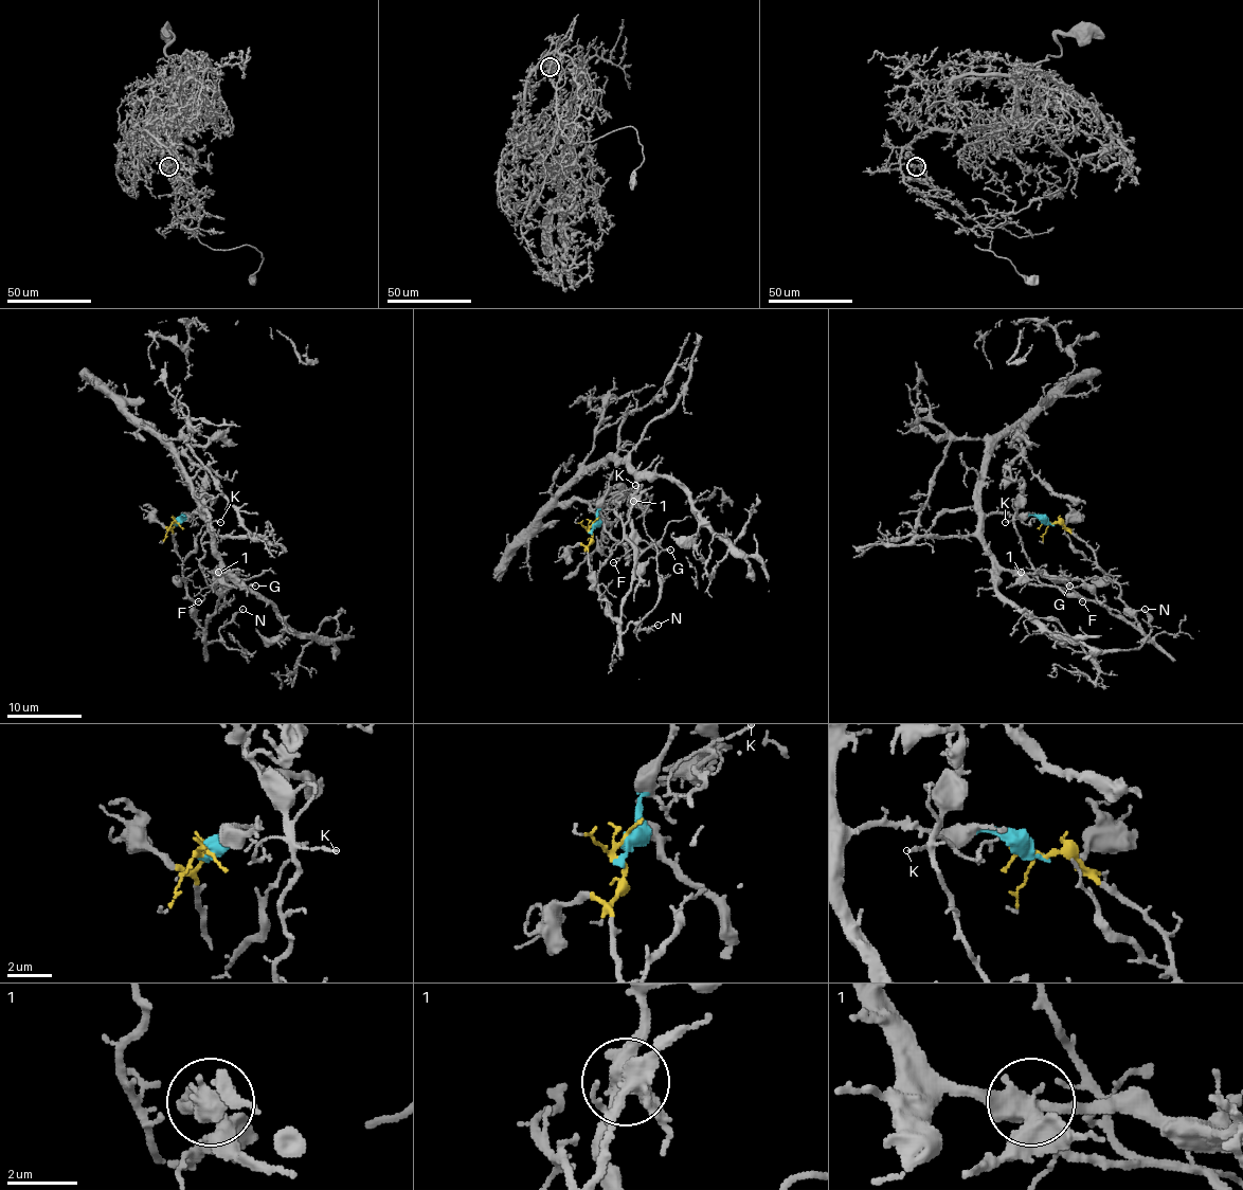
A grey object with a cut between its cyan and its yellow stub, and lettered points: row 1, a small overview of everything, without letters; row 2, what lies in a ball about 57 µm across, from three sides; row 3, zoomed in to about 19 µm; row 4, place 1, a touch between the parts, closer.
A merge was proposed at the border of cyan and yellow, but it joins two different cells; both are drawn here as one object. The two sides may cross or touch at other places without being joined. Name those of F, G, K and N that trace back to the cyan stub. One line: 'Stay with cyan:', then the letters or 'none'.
Stay with cyan: G

